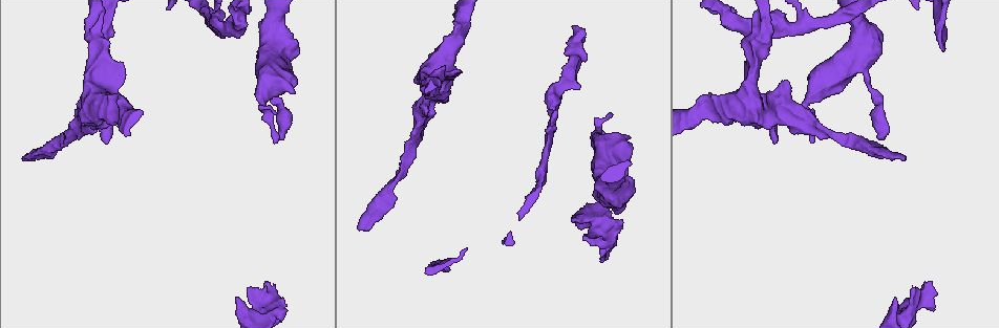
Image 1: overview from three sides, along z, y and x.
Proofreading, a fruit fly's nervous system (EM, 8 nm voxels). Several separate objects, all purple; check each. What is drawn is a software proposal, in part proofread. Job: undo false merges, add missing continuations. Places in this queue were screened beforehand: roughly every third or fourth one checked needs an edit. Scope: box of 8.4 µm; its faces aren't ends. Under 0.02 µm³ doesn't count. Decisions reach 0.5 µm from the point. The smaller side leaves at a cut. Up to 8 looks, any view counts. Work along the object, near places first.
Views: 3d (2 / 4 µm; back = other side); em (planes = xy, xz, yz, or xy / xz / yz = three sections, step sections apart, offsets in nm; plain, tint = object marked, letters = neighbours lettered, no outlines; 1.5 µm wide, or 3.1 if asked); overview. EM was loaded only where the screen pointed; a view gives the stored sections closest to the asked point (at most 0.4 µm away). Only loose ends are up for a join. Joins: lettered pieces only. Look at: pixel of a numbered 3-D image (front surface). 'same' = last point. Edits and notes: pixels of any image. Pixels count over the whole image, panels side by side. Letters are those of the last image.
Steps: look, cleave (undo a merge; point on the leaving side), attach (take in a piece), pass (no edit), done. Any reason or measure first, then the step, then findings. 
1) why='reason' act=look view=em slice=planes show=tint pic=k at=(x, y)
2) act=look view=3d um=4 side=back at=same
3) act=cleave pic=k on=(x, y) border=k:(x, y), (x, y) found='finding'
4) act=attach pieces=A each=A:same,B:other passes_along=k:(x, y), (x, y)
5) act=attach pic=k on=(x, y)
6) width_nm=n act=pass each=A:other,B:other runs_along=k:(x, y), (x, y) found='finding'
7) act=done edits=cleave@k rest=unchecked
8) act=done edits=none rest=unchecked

why='an open end' act=look view=em slice=planes show=letters pic=1 at=(619, 220)

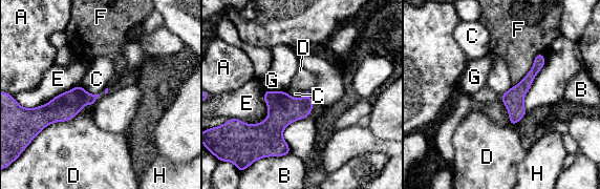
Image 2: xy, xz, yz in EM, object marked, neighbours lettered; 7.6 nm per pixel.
act=pass each=A:other,B:other,C:other,D:other,E:other,F:other,G:other,H:other runs_along=2:(540, 56), (515, 95), (512, 122) found='no lettered piece goes on from it'

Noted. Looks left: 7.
why='an open end' act=look view=em slice=yz step=8 show=tint pic=1 at=(274, 113)

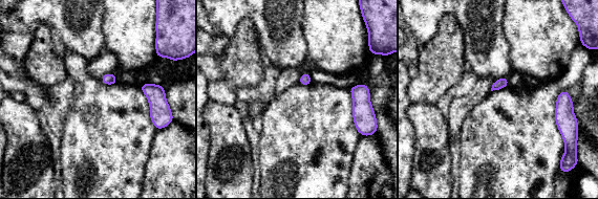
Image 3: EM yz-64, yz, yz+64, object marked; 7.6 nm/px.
act=look view=em slice=yz step=8 show=letters at=same

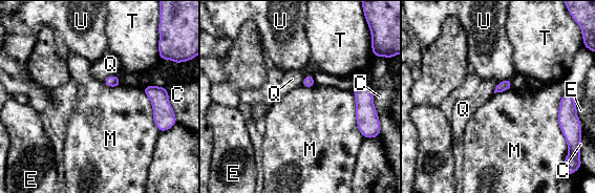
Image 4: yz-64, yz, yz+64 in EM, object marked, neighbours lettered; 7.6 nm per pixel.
longest_contact=M:300nm act=pass each=C:other,E:other,M:other,Q:other,T:other,U:other found='none of them fits'

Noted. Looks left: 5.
act=look view=3d um=2 pic=1 at=(358, 228)

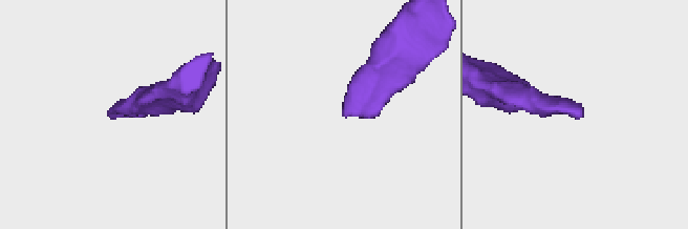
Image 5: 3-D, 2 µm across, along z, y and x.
why='need the tissue' act=look view=em slice=planes show=tint pic=5 at=(346, 115)

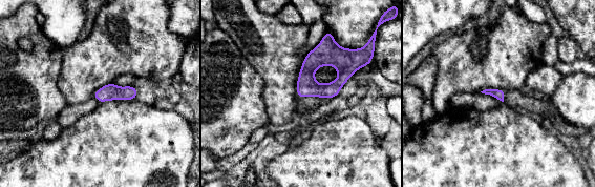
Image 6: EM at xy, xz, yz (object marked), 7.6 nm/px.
why='see the neighbours' act=look view=em slice=planes show=letters at=same

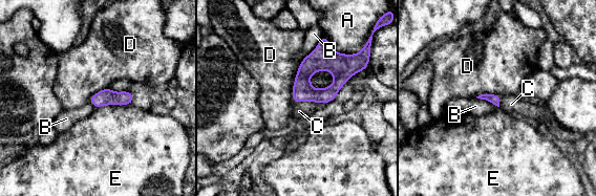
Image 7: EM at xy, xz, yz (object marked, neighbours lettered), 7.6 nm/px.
act=attach pieces=C each=A:other,B:other,C:same,D:other,E:other found='it goes on there'

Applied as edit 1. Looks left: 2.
act=done edits=attach@7 rest=unchecked

